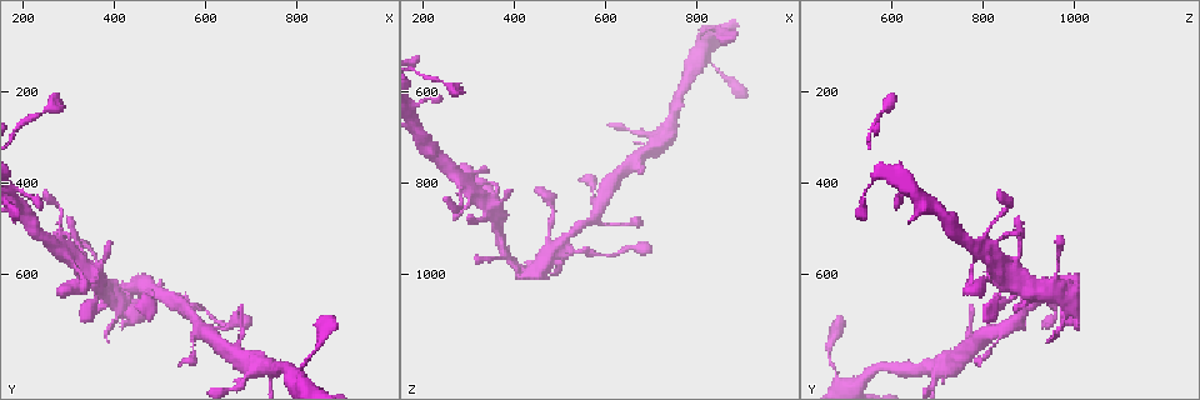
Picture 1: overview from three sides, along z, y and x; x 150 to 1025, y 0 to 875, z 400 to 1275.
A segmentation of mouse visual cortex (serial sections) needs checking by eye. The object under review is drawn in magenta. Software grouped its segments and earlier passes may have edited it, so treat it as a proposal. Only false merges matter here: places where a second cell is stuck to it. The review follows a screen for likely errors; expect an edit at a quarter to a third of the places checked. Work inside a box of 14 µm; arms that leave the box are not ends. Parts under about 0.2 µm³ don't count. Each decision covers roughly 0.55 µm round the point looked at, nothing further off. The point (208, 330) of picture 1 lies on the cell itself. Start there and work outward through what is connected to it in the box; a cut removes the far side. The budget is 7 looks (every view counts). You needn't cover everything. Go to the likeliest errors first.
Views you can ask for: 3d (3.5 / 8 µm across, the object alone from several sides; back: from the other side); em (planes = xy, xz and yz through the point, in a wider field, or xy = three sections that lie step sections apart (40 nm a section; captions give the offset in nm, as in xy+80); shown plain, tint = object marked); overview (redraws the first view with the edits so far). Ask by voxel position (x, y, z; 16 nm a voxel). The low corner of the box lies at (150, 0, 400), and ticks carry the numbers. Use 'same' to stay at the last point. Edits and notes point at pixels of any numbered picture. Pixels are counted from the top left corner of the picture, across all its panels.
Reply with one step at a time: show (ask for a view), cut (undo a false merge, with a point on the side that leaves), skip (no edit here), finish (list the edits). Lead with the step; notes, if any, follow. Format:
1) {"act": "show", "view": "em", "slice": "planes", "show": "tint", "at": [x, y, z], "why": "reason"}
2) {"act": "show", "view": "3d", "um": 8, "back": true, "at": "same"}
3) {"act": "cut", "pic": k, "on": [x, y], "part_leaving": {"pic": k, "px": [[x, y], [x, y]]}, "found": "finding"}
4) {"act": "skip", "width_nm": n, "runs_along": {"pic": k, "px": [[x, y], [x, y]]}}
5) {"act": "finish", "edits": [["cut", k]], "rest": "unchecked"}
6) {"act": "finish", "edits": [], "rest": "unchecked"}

{"act": "show", "view": "3d", "um": 8, "at": [705, 820, 700], "why": "calibre changes"}

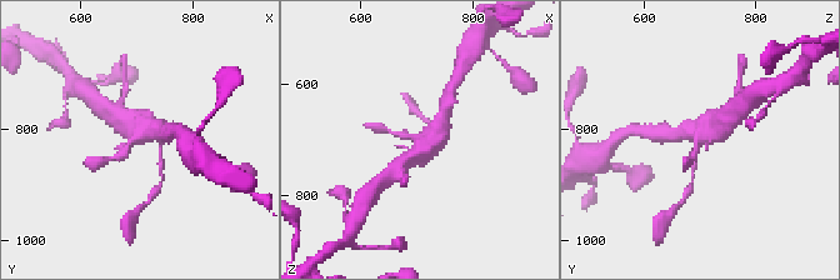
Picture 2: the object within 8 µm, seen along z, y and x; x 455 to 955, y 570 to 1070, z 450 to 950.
{"act": "show", "view": "em", "slice": "xy", "step": 2, "show": "tint", "at": [700, 820, 700]}

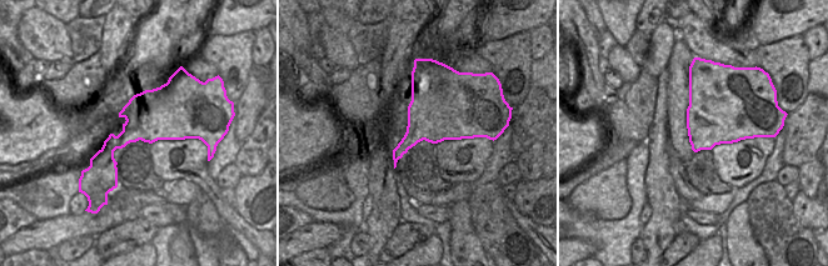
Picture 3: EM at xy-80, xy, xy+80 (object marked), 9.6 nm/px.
{"act": "skip", "runs_along": {"pic": 2, "px": [[399, 168], [438, 138], [444, 118]]}, "found": "continuous, no second cell"}

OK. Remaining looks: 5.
{"act": "show", "view": "3d", "um": 3.5, "at": [410, 650, 995], "why": "small branch off a trunk"}

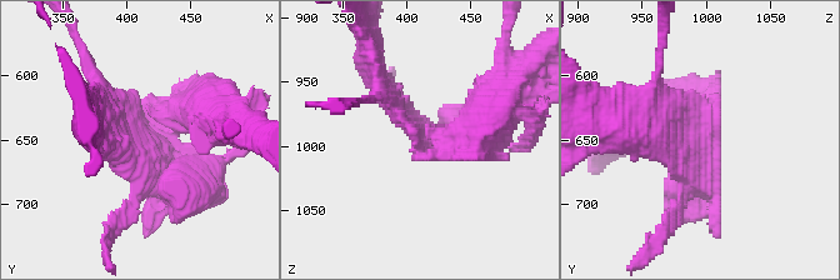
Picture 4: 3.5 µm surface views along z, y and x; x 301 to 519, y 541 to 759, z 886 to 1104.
{"act": "show", "view": "em", "slice": "xy", "step": 1, "show": "tint", "at": [416, 654, 994]}

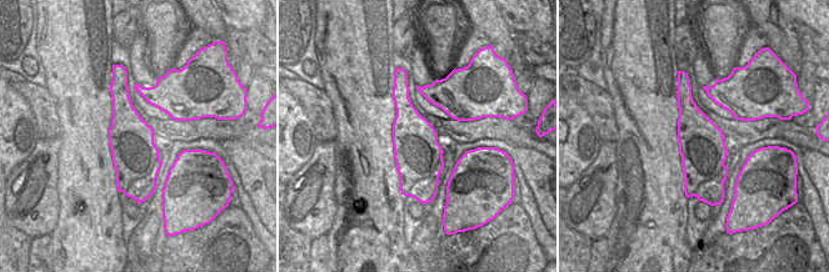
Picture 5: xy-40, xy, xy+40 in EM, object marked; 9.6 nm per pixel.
{"act": "show", "view": "em", "slice": "xy", "step": 2, "show": "tint", "at": "same"}

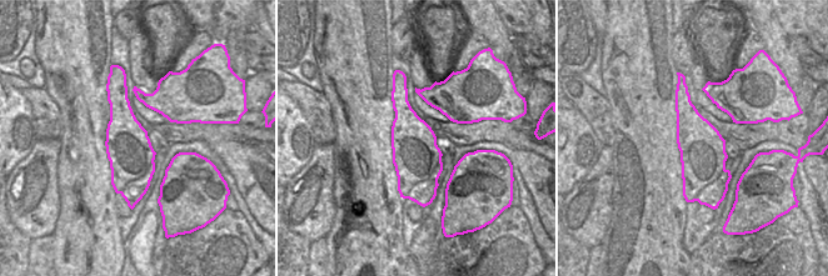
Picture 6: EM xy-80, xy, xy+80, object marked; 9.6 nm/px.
{"act": "cut", "pic": 4, "on": [390, 110], "width_nm": 460, "part_leaving": {"pic": 4, "px": [[430, 148], [384, 93], [369, 61]]}, "found": "two cells meet here"}

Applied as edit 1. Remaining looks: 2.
{"act": "finish", "edits": [["cut", 4]], "rest": "unchecked"}

